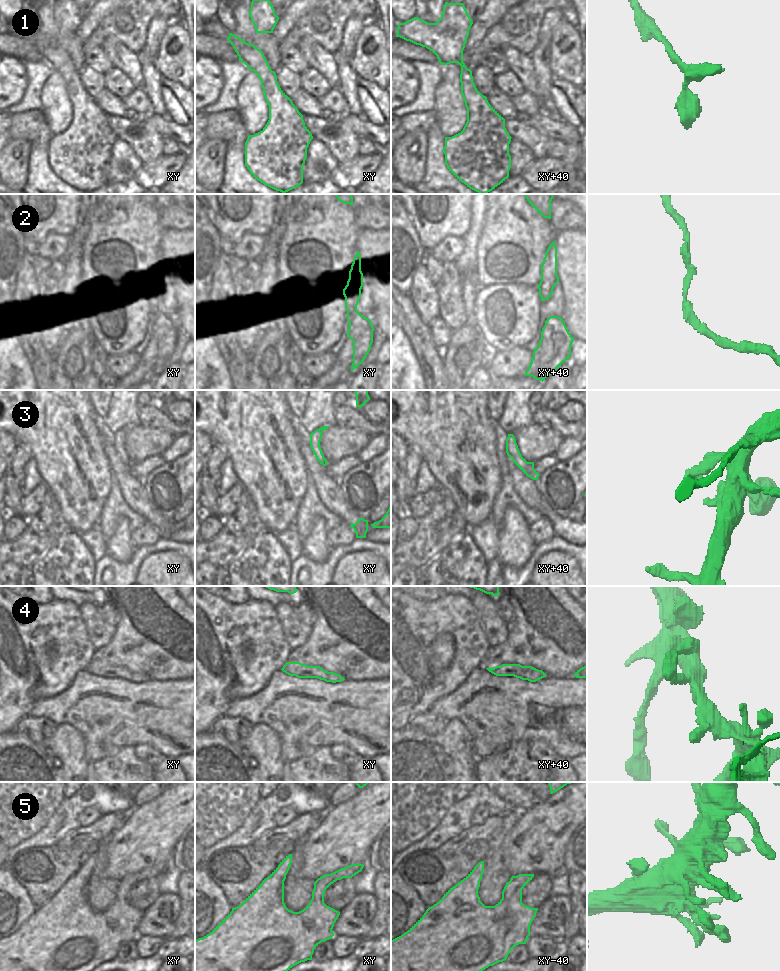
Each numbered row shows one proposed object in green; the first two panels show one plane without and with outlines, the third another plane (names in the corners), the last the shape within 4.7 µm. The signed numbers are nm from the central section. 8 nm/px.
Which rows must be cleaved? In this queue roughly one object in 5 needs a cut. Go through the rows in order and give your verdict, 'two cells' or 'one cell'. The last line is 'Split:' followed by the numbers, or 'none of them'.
1: one cell
2: one cell
3: one cell
4: one cell
5: one cell
Split: none of them

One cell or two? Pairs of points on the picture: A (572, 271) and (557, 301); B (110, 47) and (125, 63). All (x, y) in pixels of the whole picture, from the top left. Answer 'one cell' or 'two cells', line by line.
A: two cells
B: one cell

